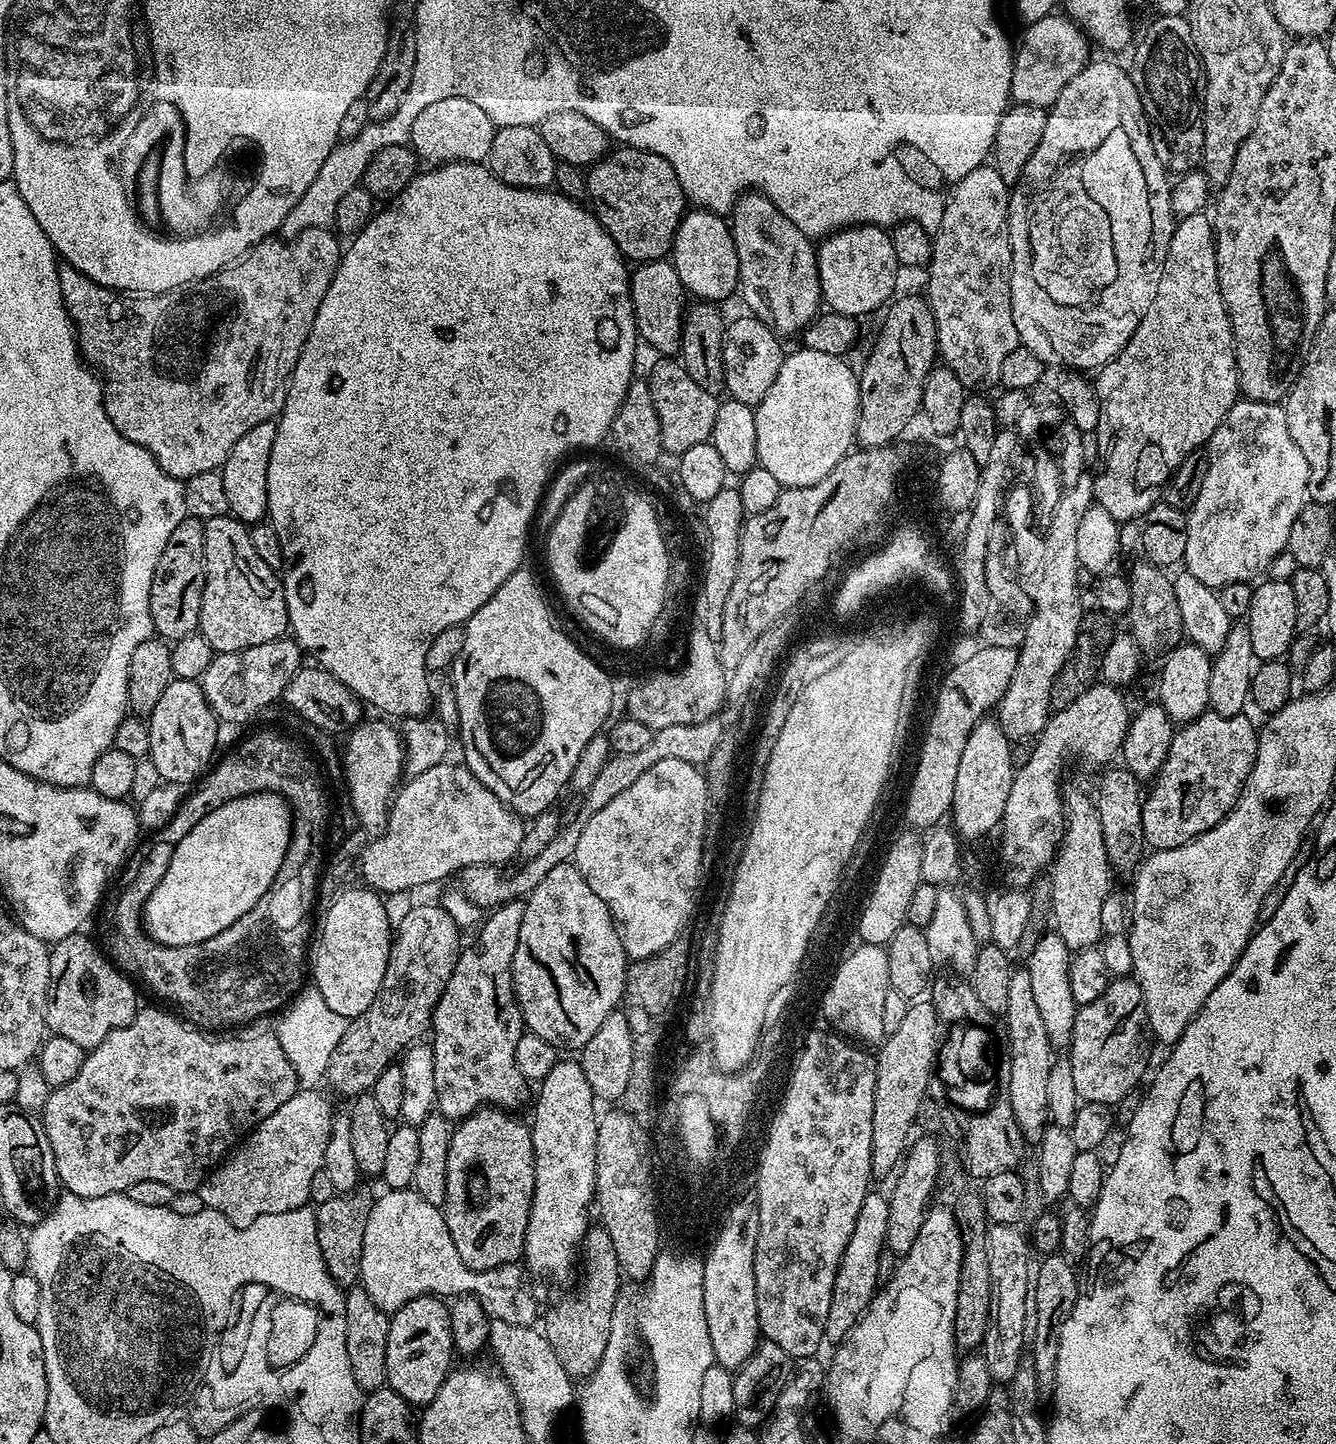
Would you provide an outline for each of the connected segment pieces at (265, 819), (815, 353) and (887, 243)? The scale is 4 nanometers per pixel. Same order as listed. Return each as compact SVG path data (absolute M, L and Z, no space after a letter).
M269 791L241 795L206 814L206 818L202 818L198 826L194 826L194 830L190 830L190 834L171 849L166 874L148 895L148 902L142 909L147 935L149 932L155 943L166 948L181 948L214 938L214 934L242 918L242 914L246 914L246 910L250 910L250 906L272 888L288 853L288 843L292 841L292 821L293 811L288 801L278 792Z
M806 347L799 351L785 355L774 386L754 408L759 467L770 470L784 488L805 488L822 482L853 451L860 414L860 382L847 359Z
M862 224L833 232L819 245L816 261L820 270L820 294L823 303L833 312L847 316L863 318L867 312L876 312L893 299L896 288L896 275L902 272L902 265L894 254L894 242L883 227L874 224Z

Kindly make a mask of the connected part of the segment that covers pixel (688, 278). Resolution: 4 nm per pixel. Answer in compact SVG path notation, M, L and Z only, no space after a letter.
M692 210L685 215L672 243L670 259L685 289L704 302L721 302L740 282L738 250L734 246L732 229L723 215L707 210Z

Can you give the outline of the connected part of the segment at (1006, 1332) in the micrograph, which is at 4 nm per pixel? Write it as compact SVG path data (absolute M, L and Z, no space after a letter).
M989 1223L986 1232L988 1265L992 1279L992 1314L988 1318L982 1353L993 1381L1002 1386L1008 1386L1020 1368L1022 1357L1026 1352L1026 1337L1030 1332L1030 1313L1026 1310L1026 1298L1030 1294L1030 1270L1028 1274L1030 1240L1018 1229L1016 1224Z

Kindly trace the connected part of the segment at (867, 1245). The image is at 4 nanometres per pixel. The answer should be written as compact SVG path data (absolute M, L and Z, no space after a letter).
M876 1190L869 1191L866 1202L862 1202L862 1210L858 1210L858 1222L854 1222L854 1234L850 1234L850 1242L846 1242L846 1250L842 1254L842 1262L838 1266L838 1274L834 1278L834 1294L830 1294L830 1314L824 1327L825 1341L839 1342L852 1331L857 1320L864 1315L864 1309L877 1295L876 1283L882 1279L878 1266L878 1258L886 1248L886 1226L888 1225L888 1198L879 1196Z

